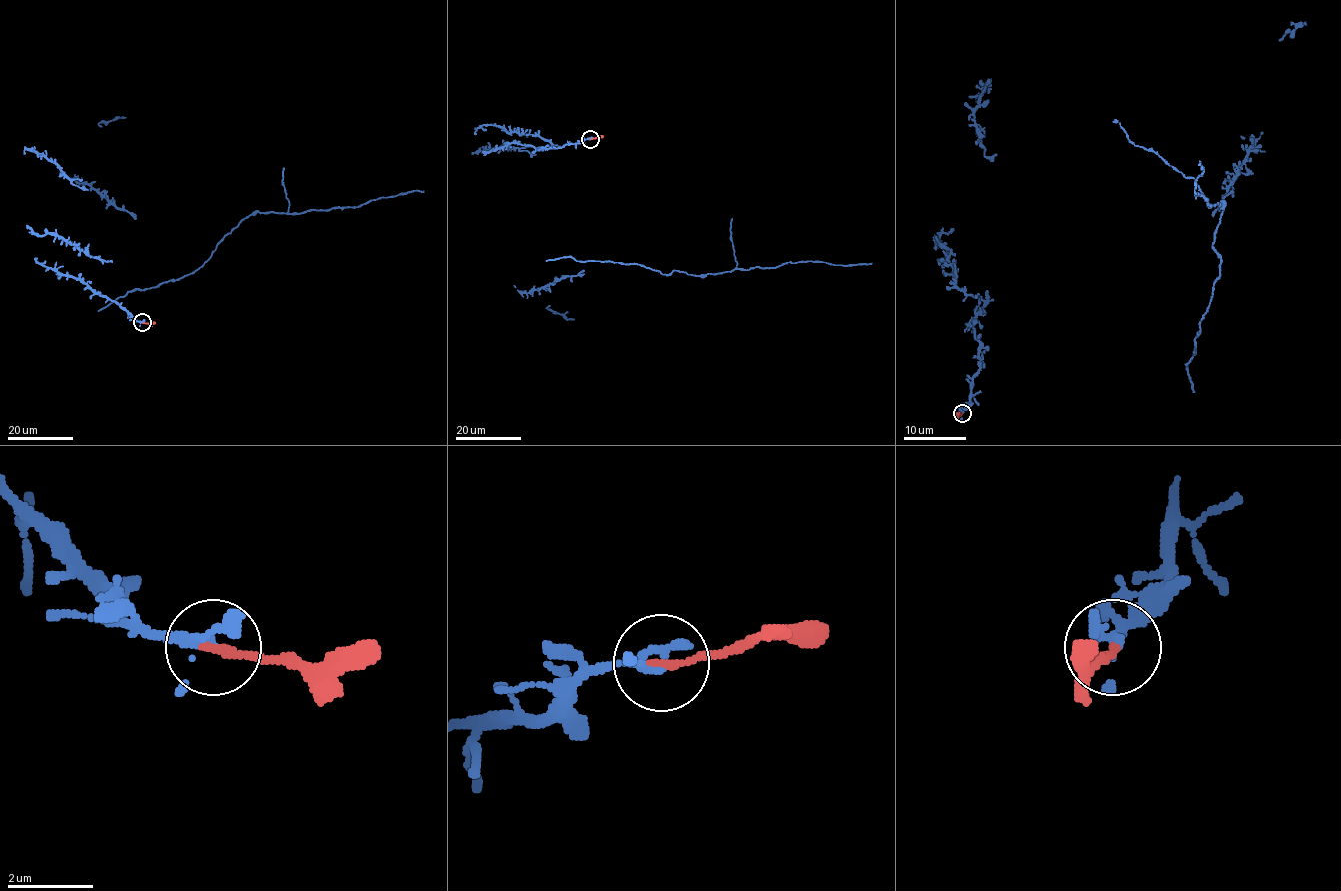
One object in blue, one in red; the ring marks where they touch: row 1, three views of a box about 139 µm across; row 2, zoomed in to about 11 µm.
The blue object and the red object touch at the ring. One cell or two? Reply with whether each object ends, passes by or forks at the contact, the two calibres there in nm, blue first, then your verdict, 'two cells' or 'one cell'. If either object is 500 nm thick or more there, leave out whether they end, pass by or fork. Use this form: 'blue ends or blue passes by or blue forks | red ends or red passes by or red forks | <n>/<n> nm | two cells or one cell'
blue forks | red ends | 150/190 nm | one cell

